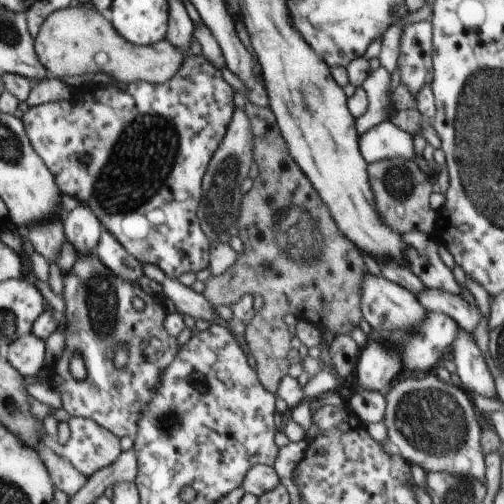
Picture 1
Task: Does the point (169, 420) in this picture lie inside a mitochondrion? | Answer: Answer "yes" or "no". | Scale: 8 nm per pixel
yes

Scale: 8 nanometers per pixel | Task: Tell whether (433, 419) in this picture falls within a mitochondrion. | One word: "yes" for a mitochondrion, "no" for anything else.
yes

